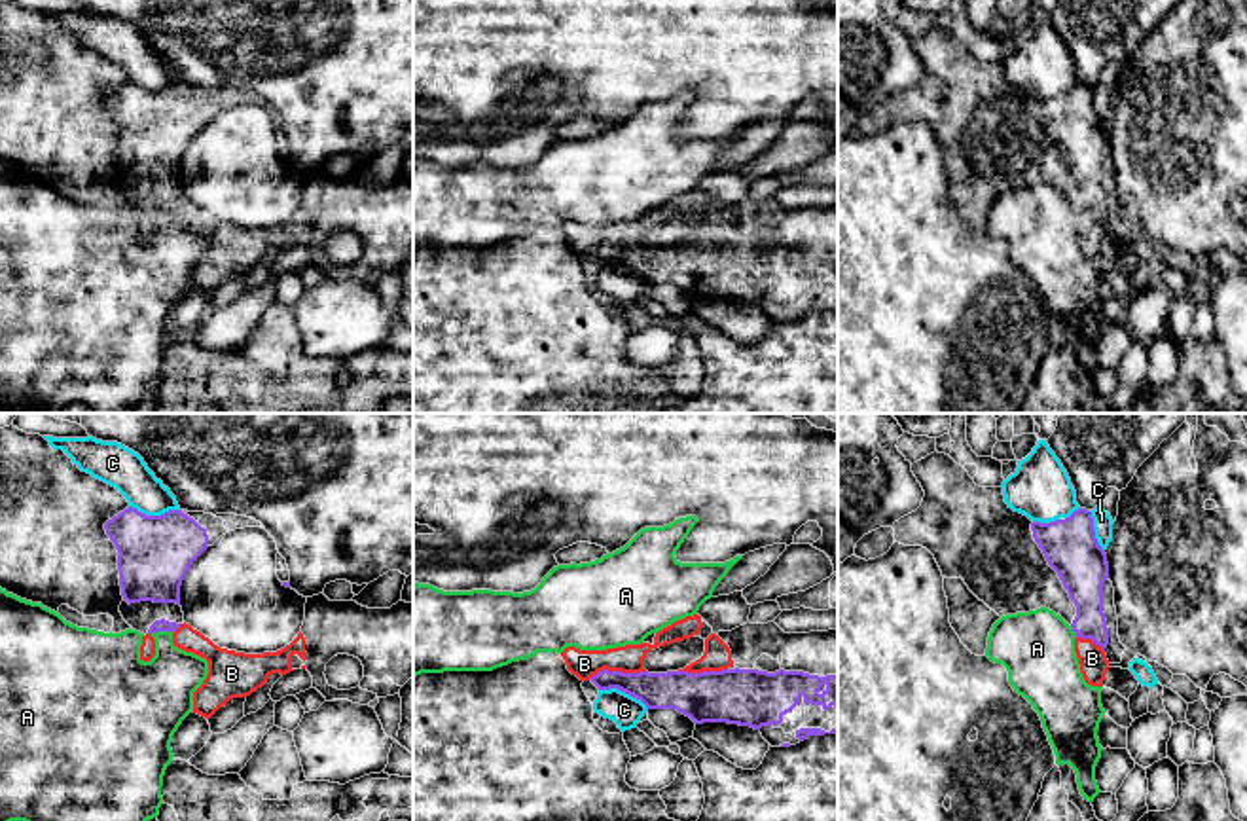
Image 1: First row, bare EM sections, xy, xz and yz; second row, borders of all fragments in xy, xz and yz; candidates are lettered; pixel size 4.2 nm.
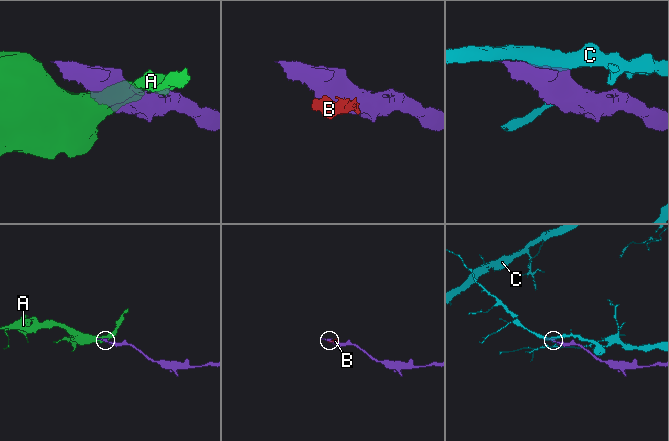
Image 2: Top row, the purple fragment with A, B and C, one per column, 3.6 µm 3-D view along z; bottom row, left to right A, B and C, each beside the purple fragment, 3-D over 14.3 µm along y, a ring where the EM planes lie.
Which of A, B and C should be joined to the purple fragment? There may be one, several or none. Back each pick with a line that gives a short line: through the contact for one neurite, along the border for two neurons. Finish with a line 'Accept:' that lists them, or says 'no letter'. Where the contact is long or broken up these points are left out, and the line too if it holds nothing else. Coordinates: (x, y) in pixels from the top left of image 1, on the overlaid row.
Accept: B

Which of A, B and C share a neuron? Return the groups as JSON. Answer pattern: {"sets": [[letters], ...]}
{"sets": [["A"], ["B"], ["C"]]}

